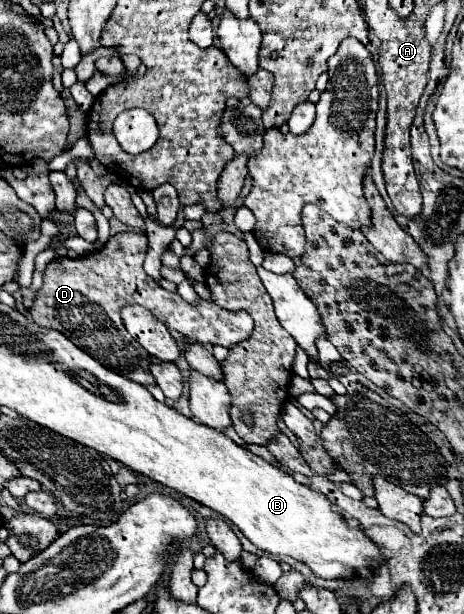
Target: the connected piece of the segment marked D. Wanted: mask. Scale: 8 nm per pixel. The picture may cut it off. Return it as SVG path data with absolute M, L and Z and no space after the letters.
M126 231L108 239L106 247L82 255L76 259L56 257L44 271L44 285L36 293L30 315L36 325L52 327L64 333L74 345L92 355L104 367L148 387L154 385L154 377L150 373L152 359L140 347L136 349L130 333L126 331L120 309L126 303L144 303L152 307L152 313L166 321L166 327L176 331L188 331L188 339L196 343L212 343L222 347L238 345L248 339L254 329L254 321L244 311L228 311L218 307L212 301L198 299L196 305L184 301L178 293L170 293L162 289L152 277L142 269L144 257L148 249L148 239L144 233Z

